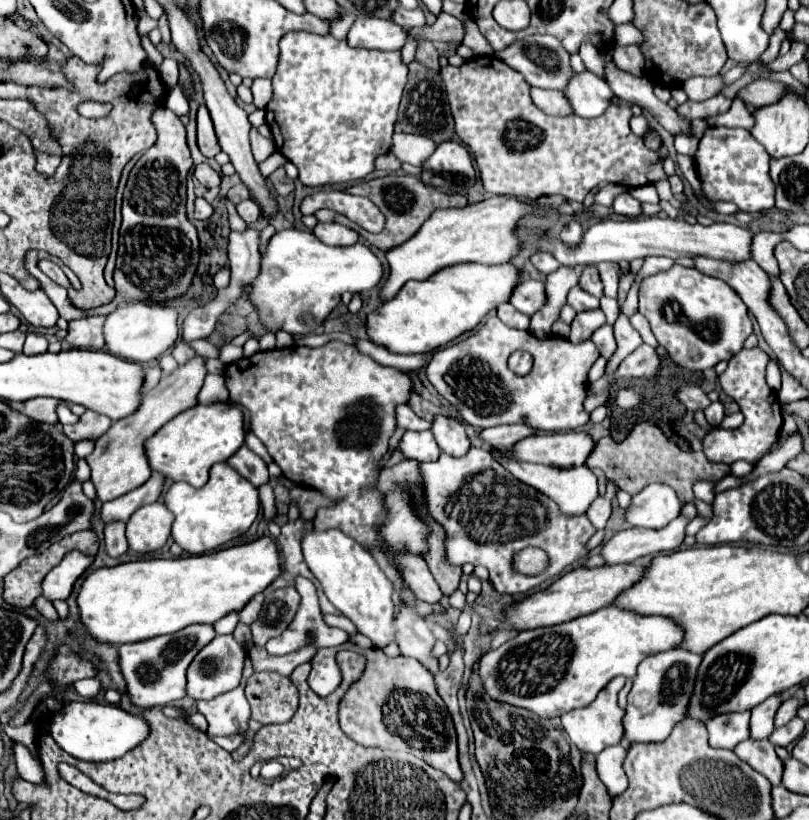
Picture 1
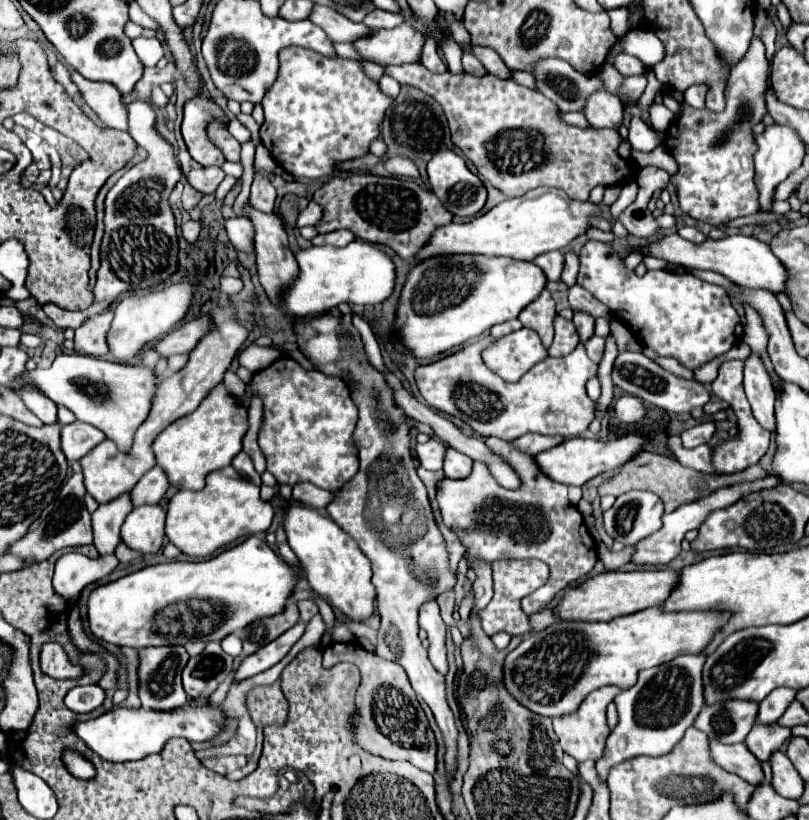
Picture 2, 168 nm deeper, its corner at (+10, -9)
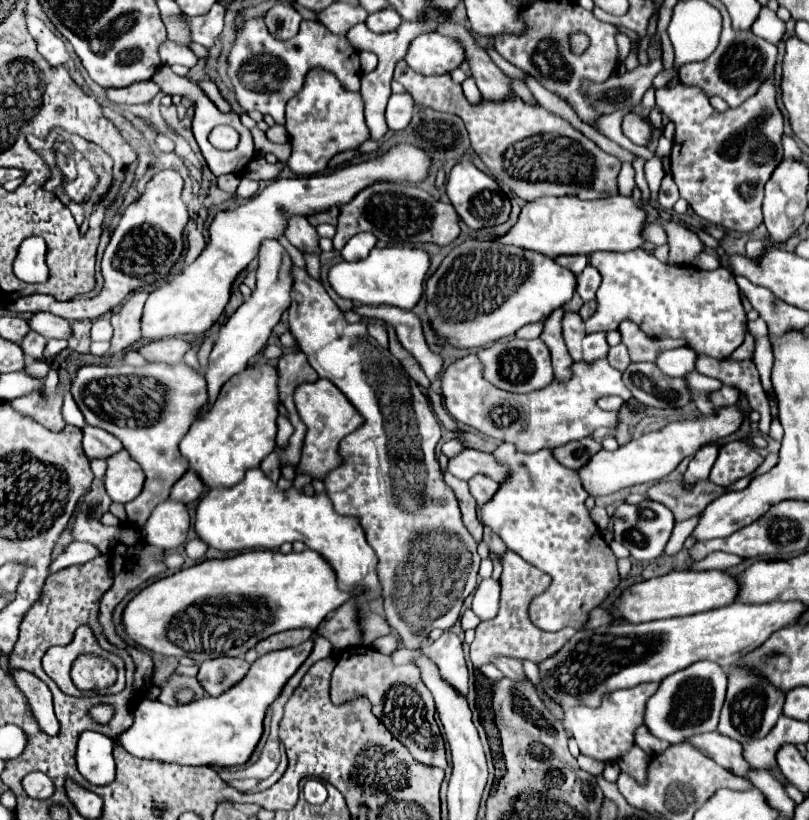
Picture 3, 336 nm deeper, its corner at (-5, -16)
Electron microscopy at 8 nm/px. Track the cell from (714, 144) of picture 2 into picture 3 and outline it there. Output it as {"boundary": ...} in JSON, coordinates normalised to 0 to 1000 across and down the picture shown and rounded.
{"boundary":[[[949,95],[932,117],[927,117],[912,132],[900,132],[897,137],[885,137],[875,117],[858,105],[836,102],[833,107],[813,107],[811,110],[811,132],[823,139],[836,151],[833,178],[828,185],[831,195],[831,215],[836,227],[841,229],[841,239],[855,251],[855,256],[878,273],[892,276],[895,280],[907,283],[930,283],[942,273],[942,241],[944,224],[949,222],[954,207],[967,195],[967,161],[969,161],[969,141],[959,129],[959,105],[957,95]]]}

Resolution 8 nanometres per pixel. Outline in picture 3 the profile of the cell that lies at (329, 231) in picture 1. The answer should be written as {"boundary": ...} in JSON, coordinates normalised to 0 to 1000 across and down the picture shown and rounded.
{"boundary":[[[447,283],[447,285],[440,285],[435,288],[428,300],[423,302],[423,315],[428,320],[440,320],[440,317],[447,317],[455,312],[455,307],[465,300],[465,288],[462,285],[455,285],[455,283]]]}

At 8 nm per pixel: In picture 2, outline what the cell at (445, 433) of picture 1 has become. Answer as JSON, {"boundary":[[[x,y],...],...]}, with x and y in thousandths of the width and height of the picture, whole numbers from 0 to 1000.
{"boundary":[[[555,548],[553,555],[550,555],[548,574],[550,574],[550,579],[555,584],[575,584],[582,577],[582,567],[585,567],[585,562],[580,557],[575,557],[572,552],[565,552],[565,550]]]}

